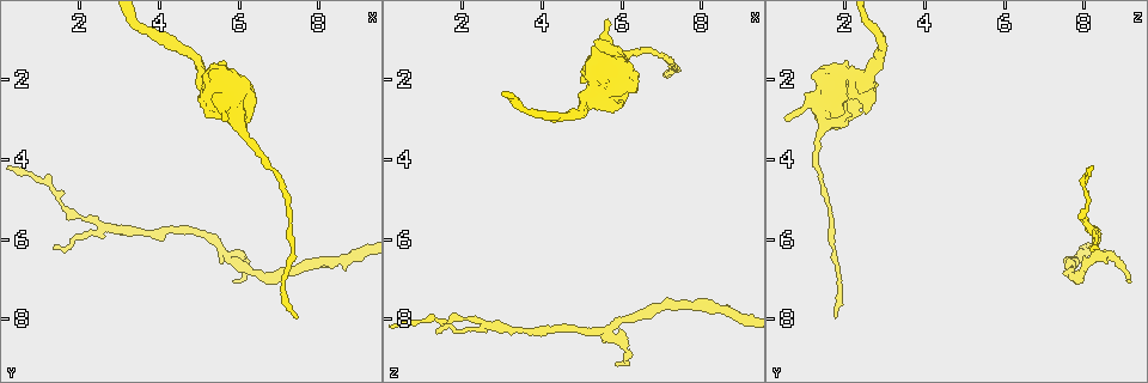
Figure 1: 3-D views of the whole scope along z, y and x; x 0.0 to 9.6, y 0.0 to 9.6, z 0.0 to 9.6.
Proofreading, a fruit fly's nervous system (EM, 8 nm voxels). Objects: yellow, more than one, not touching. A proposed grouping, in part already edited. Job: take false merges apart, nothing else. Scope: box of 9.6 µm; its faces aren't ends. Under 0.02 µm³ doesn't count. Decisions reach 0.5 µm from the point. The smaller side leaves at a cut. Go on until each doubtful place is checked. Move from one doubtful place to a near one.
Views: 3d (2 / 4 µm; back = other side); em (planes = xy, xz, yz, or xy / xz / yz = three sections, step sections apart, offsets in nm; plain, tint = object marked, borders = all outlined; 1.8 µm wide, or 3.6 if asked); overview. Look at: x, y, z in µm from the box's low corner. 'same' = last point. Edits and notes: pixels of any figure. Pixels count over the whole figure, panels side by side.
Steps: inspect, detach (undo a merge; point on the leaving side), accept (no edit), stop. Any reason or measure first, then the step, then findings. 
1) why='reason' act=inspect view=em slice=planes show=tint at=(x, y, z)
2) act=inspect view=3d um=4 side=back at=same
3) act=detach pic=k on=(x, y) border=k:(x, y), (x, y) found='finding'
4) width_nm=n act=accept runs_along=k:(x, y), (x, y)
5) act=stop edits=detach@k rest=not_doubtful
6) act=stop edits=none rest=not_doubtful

why='abrupt turn' act=inspect view=3d um=4 at=(5.90, 2.25, 1.85)

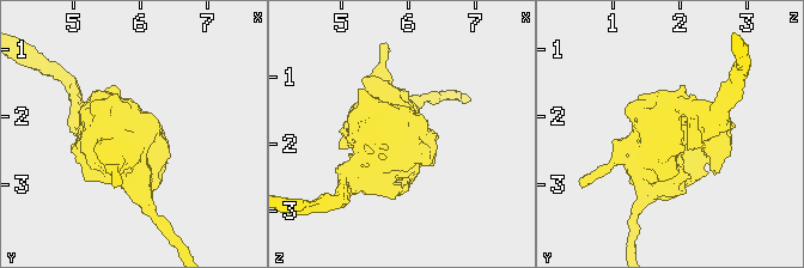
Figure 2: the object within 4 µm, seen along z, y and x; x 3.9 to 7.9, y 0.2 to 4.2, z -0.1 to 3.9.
act=inspect view=em um=3.6 slice=xz step=16 show=borders at=(5.95, 2.30, 1.85)

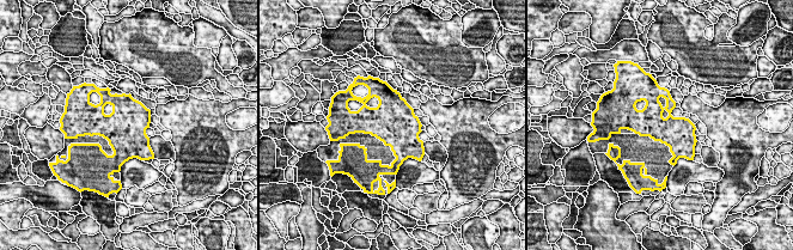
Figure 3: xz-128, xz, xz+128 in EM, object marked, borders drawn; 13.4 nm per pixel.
width_nm=460 act=accept found='all the same neuron'

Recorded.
why='closes a loop' act=inspect view=em slice=yz step=4 show=tint at=(5.95, 2.50, 2.65)

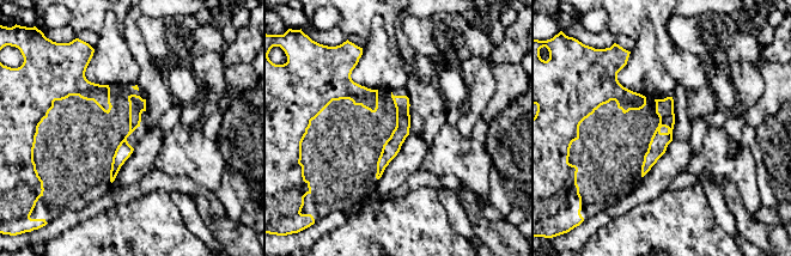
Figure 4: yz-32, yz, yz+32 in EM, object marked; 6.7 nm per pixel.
why='another direction' act=inspect view=em slice=planes show=tint at=same

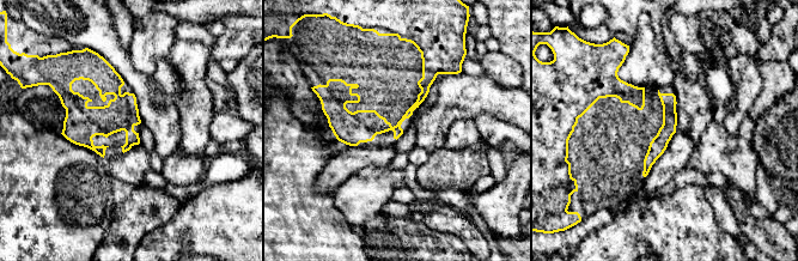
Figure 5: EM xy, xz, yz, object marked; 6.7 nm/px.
width_nm=110 act=accept runs_along=5:(439, 71), (395, 127), (328, 110) found='one neuron here'

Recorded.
why='sudden change in width' act=inspect view=em um=3.6 slice=planes show=tint at=(6.05, 3.35, 1.40)

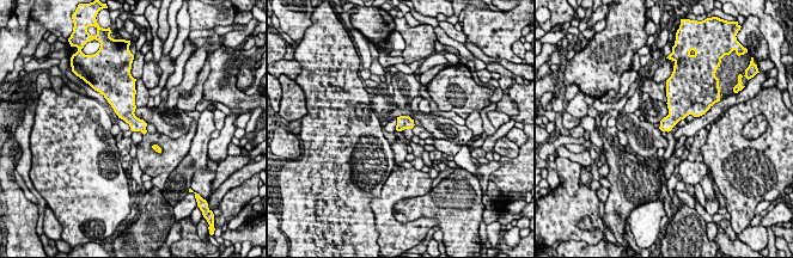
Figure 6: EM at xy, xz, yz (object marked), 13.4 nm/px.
act=accept found='continuous, no second neuron'

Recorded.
why='calibre changes' act=inspect view=3d um=4 at=(5.20, 2.05, 2.45)

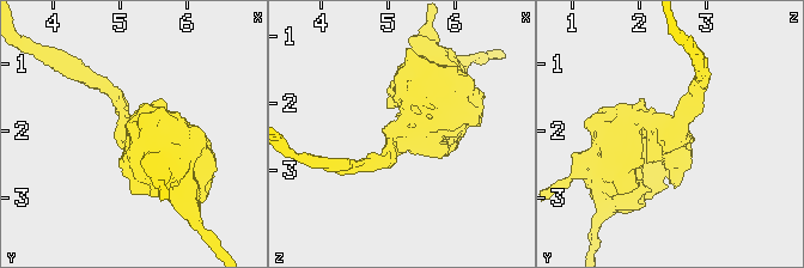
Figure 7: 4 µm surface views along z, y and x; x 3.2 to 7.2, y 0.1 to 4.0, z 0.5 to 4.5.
act=inspect view=em um=3.6 slice=yz step=16 show=tint at=(5.25, 2.00, 2.40)

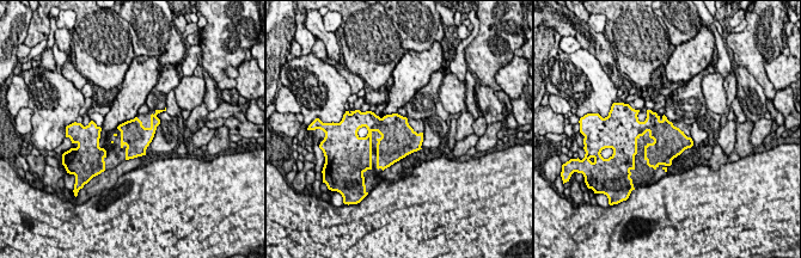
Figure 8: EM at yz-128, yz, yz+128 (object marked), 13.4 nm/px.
why='cut it another way' act=inspect view=em um=3.6 slice=planes show=borders at=same

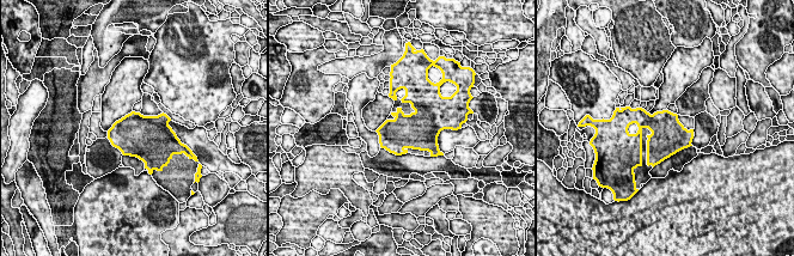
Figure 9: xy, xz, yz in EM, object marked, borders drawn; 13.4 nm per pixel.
width_nm=500 act=accept found='one neuron here'

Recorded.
act=stop edits=none rest=not_doubtful

